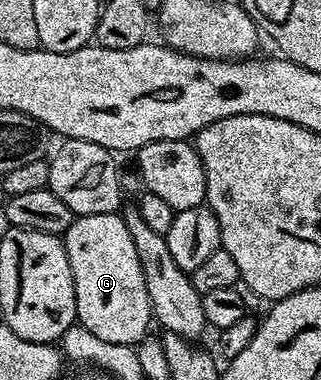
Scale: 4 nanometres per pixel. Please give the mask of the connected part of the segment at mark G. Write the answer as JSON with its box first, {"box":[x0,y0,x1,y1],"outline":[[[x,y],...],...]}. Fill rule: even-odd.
{"box":[64,212,152,346],"outline":[[[118,212],[75,216],[64,234],[64,243],[76,290],[77,323],[104,342],[134,346],[145,340],[152,325],[148,286],[125,219]]]}

